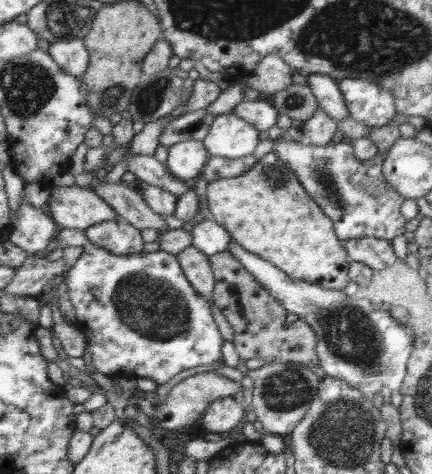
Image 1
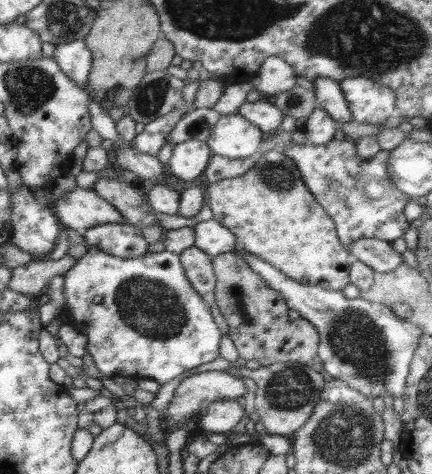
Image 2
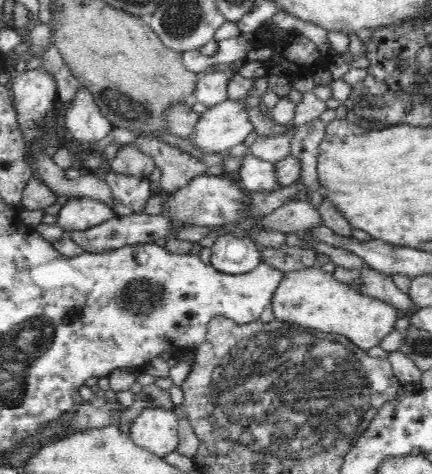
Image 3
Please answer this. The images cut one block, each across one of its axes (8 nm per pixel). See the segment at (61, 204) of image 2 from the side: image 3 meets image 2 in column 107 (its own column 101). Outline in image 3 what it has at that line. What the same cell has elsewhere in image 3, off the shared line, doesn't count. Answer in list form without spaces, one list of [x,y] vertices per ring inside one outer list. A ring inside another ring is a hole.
[[[70,198],[59,210],[56,225],[61,226],[67,235],[70,231],[83,231],[98,226],[114,216],[113,208],[104,202],[90,198]]]

